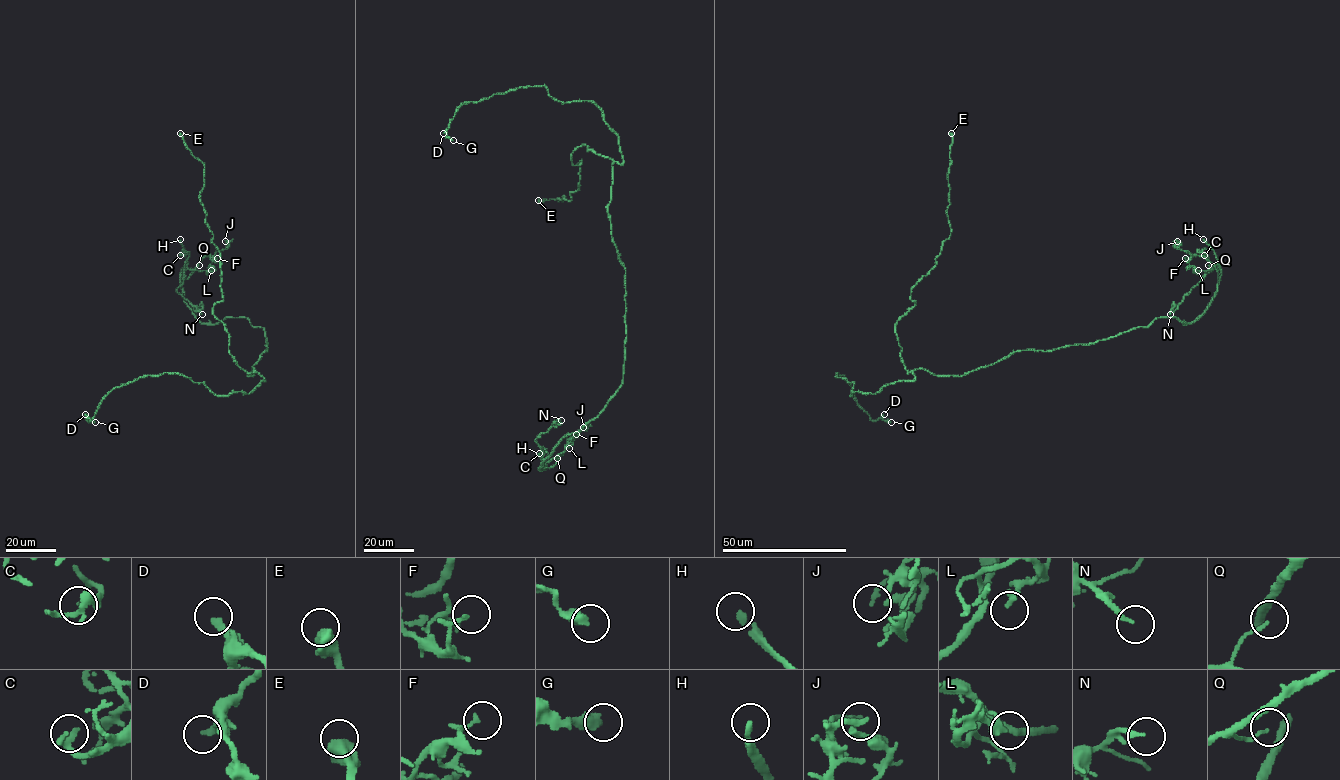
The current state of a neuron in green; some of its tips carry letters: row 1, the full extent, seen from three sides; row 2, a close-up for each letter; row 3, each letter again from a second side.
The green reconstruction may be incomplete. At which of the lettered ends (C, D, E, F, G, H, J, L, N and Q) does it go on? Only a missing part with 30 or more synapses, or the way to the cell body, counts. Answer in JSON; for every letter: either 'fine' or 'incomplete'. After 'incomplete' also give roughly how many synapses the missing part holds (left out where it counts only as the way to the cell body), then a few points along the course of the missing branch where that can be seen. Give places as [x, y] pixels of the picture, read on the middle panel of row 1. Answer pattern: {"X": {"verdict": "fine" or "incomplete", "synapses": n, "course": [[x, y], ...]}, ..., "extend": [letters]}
{"C": {"verdict": "fine"}, "D": {"verdict": "fine"}, "E": {"verdict": "fine"}, "F": {"verdict": "fine"}, "G": {"verdict": "fine"}, "H": {"verdict": "incomplete", "course": [[539, 453], [538, 444], [528, 435]]}, "J": {"verdict": "fine"}, "L": {"verdict": "fine"}, "N": {"verdict": "fine"}, "Q": {"verdict": "fine"}, "extend": ["H"]}

